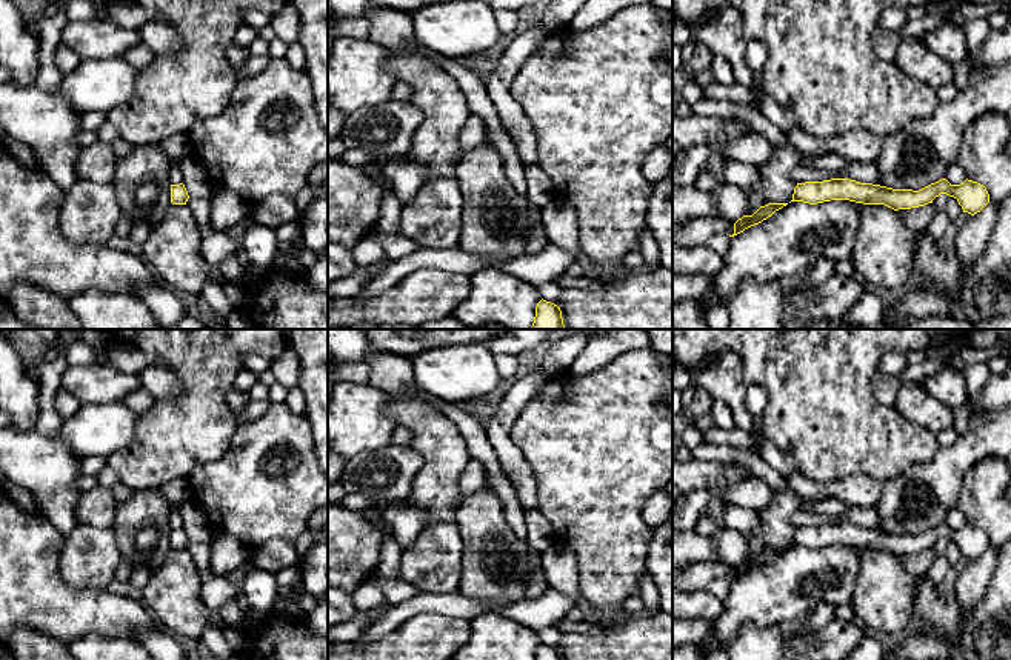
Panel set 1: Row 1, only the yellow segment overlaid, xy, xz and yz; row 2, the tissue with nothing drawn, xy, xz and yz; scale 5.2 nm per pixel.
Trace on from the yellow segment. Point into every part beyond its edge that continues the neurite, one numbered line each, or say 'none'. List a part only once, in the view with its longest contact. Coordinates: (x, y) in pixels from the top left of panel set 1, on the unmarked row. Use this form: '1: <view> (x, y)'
none

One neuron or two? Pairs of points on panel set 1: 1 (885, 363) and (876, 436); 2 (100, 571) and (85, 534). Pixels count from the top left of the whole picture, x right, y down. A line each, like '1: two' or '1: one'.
1: two
2: one

